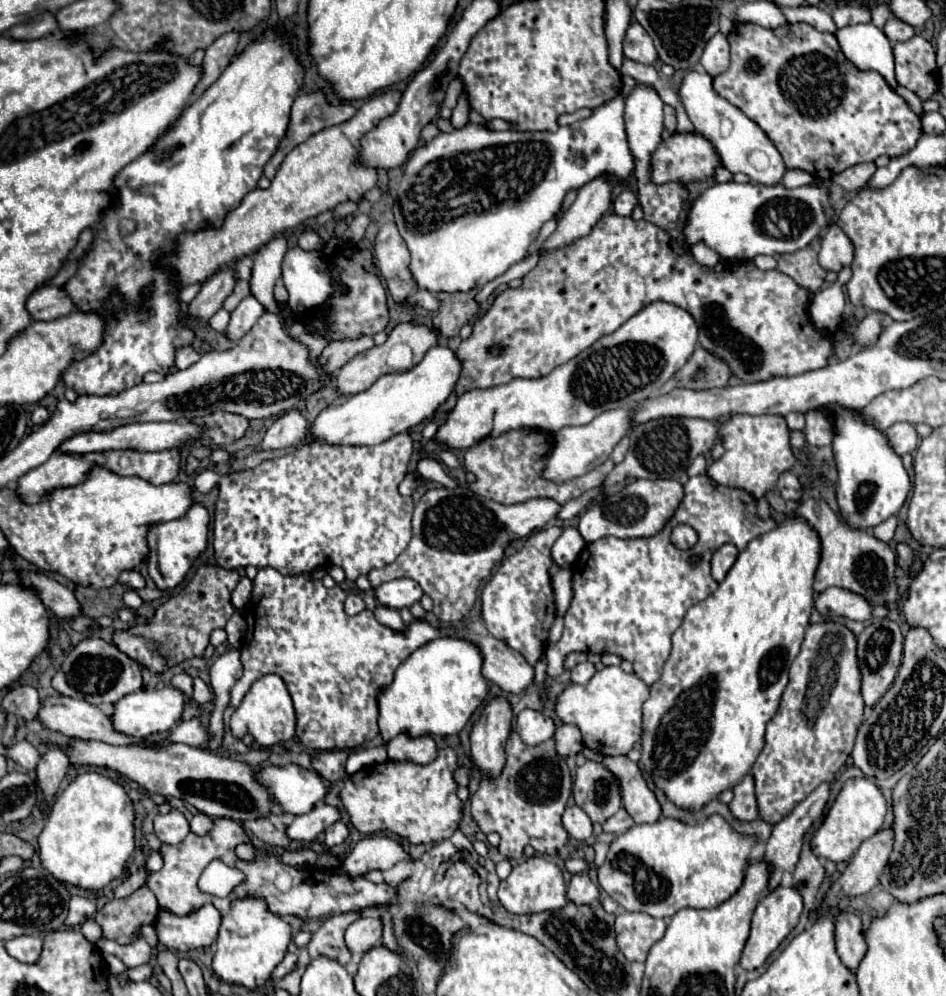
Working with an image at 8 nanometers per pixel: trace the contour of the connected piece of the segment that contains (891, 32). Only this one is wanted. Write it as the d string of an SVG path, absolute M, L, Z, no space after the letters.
M890 16L884 24L884 34L888 36L890 42L904 42L904 40L910 40L914 36L914 28L910 24L902 22L900 18Z

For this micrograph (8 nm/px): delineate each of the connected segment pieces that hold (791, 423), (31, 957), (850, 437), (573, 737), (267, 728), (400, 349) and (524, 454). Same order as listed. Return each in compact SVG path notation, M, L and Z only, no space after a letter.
M792 412L785 416L789 430L803 430L805 428L805 415Z
M20 936L20 938L12 938L8 942L4 942L6 950L10 956L14 956L20 962L26 964L34 964L38 962L40 954L42 954L42 940L34 938L34 936Z
M834 408L836 434L834 456L838 466L836 504L838 512L850 528L866 530L882 524L886 518L896 516L906 502L910 478L902 466L900 456L888 446L884 432L868 426L858 412Z
M562 724L556 734L554 734L554 740L556 740L556 750L560 756L572 756L572 754L578 754L584 744L582 744L582 734L578 730L578 726L574 724Z
M266 674L264 678L256 680L250 692L244 696L240 708L236 708L236 712L232 714L230 728L234 738L244 738L246 734L250 734L260 746L266 746L266 748L294 738L294 728L296 728L294 706L282 678L276 674Z
M398 324L394 326L394 330L388 334L388 340L382 346L374 346L364 354L358 354L356 358L352 358L352 362L344 364L336 376L336 390L342 396L352 396L358 394L360 390L366 390L368 386L372 386L372 382L376 382L382 374L403 372L413 368L422 358L424 354L436 346L436 332L426 328L426 326L416 326L416 324Z
M542 428L510 430L510 432L504 432L500 436L484 438L482 442L468 448L466 454L464 454L466 470L470 470L476 476L476 482L470 484L470 490L484 496L484 498L488 498L488 500L500 502L500 504L518 504L518 502L526 502L526 500L538 498L538 496L552 498L552 500L564 504L564 502L568 502L572 498L578 498L582 492L602 484L606 474L618 462L624 460L624 454L628 450L628 438L620 440L616 444L616 448L612 450L612 454L608 456L608 460L604 464L596 466L586 476L578 476L578 478L566 480L562 484L556 484L556 482L542 476L552 448L554 448L554 436L548 430L542 430Z

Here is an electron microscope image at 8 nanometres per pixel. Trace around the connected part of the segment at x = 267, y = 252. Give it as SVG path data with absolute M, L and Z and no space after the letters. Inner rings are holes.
M282 236L272 238L266 242L260 250L254 252L254 270L250 278L250 290L252 296L266 308L266 312L278 314L278 302L272 296L274 284L280 278L280 266L284 260L284 254L288 250L288 244Z

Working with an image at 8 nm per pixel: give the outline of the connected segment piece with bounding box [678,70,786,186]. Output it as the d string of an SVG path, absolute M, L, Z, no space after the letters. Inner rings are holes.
M688 70L678 88L678 96L690 122L694 124L694 130L714 144L724 168L728 168L732 174L744 172L752 182L764 186L776 186L782 182L786 166L780 152L756 122L752 122L740 108L714 92L712 76L706 72Z

